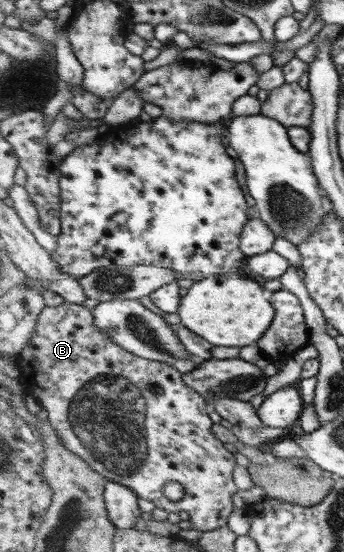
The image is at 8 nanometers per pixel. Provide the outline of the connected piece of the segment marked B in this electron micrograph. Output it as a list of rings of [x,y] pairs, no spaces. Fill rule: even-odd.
[[[65,301],[59,306],[46,306],[45,310],[39,315],[38,325],[35,335],[29,345],[25,347],[19,357],[16,359],[18,365],[21,367],[21,374],[17,378],[18,386],[22,389],[22,394],[29,394],[33,396],[38,404],[46,409],[48,420],[58,431],[58,435],[62,439],[62,443],[75,454],[78,454],[89,466],[99,474],[107,478],[107,482],[122,482],[123,485],[133,489],[139,498],[146,498],[154,502],[157,507],[162,508],[167,513],[169,512],[186,512],[190,515],[190,522],[193,528],[203,532],[209,532],[225,526],[230,521],[231,513],[234,512],[233,496],[237,494],[237,486],[234,480],[234,470],[237,462],[233,453],[229,453],[225,448],[225,443],[221,438],[214,433],[214,423],[209,414],[207,414],[208,401],[204,396],[195,392],[190,386],[186,385],[183,380],[183,373],[177,370],[174,366],[166,362],[159,362],[158,360],[149,360],[148,358],[141,358],[134,353],[131,353],[123,347],[115,344],[111,336],[101,330],[95,324],[94,311],[88,310],[81,304]],[[167,482],[177,482],[183,487],[184,495],[178,500],[169,500],[165,496],[165,486]]]

